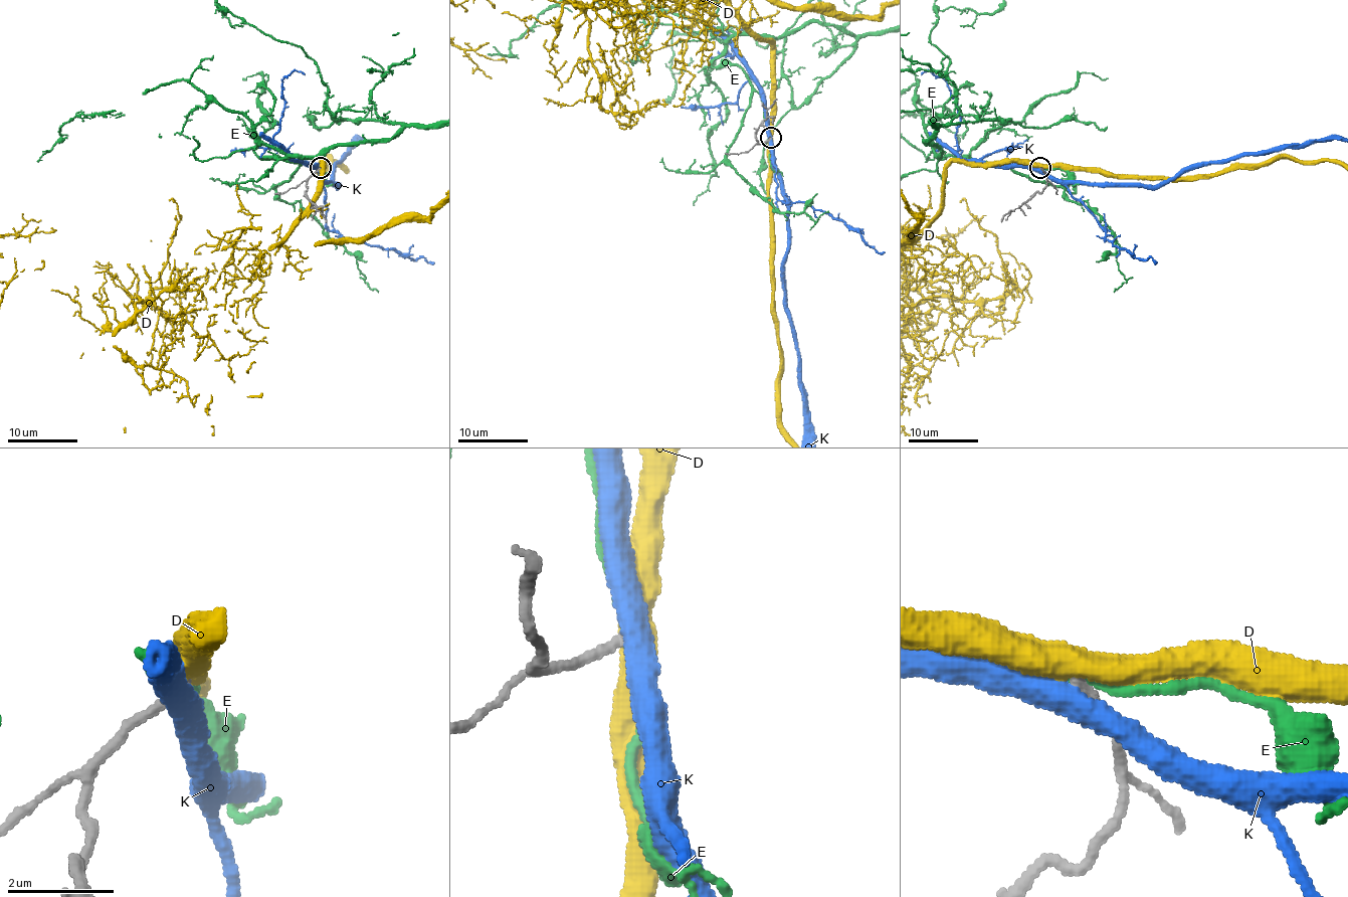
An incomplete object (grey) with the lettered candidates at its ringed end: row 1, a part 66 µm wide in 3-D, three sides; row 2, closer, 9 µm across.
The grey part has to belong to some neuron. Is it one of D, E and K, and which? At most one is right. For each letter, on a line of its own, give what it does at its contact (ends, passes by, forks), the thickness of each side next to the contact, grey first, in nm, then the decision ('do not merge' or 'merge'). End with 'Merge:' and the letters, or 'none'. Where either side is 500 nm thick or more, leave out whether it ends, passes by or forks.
D: 180 nm thick on the grey side, 500 nm on the other; do not merge
E: it passes by; 190 nm thick on the grey side, 170 nm on the other; do not merge
K: 190 nm thick on the grey side, 500 nm on the other; do not merge
Merge: none

